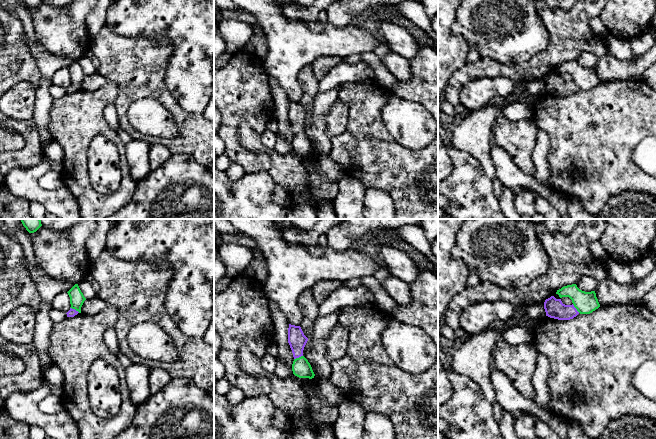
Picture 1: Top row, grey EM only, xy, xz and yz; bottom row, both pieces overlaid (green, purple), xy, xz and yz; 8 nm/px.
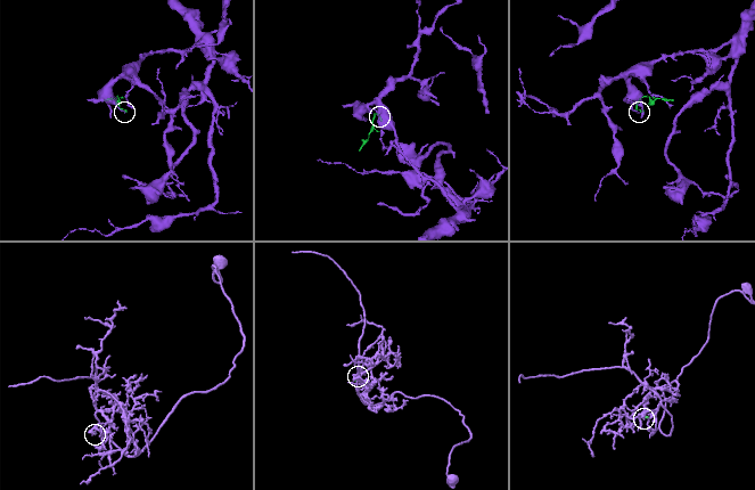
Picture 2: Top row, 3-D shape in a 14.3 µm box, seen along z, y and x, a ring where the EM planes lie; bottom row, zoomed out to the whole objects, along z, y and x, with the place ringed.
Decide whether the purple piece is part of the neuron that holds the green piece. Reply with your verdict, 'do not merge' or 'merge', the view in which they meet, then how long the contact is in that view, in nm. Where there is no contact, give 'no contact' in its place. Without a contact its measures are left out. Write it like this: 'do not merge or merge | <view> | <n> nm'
do not merge | xy | 90 nm

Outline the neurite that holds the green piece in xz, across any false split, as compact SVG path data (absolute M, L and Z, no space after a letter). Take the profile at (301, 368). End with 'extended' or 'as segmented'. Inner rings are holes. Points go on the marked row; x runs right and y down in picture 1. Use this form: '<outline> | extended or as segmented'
M304 356L294 359L292 371L293 374L299 378L312 379L315 376L310 363Z | as segmented

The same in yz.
M576 284L564 286L556 294L560 298L569 297L580 314L590 314L600 307L595 291L582 291Z | as segmented

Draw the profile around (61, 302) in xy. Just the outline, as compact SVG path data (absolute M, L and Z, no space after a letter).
M67 292L59 293L53 300L52 308L67 313L70 310L70 297Z

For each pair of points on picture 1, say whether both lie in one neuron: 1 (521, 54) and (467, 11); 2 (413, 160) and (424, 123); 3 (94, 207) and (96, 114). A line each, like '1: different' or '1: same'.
1: same
2: different
3: same

